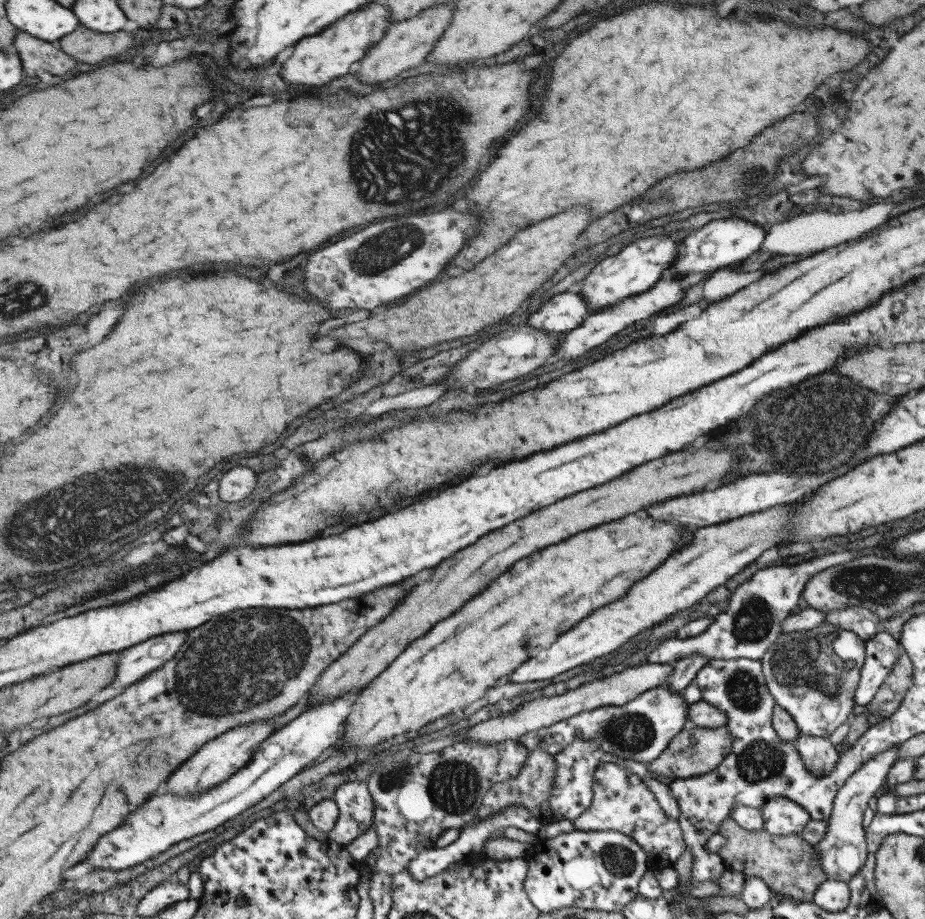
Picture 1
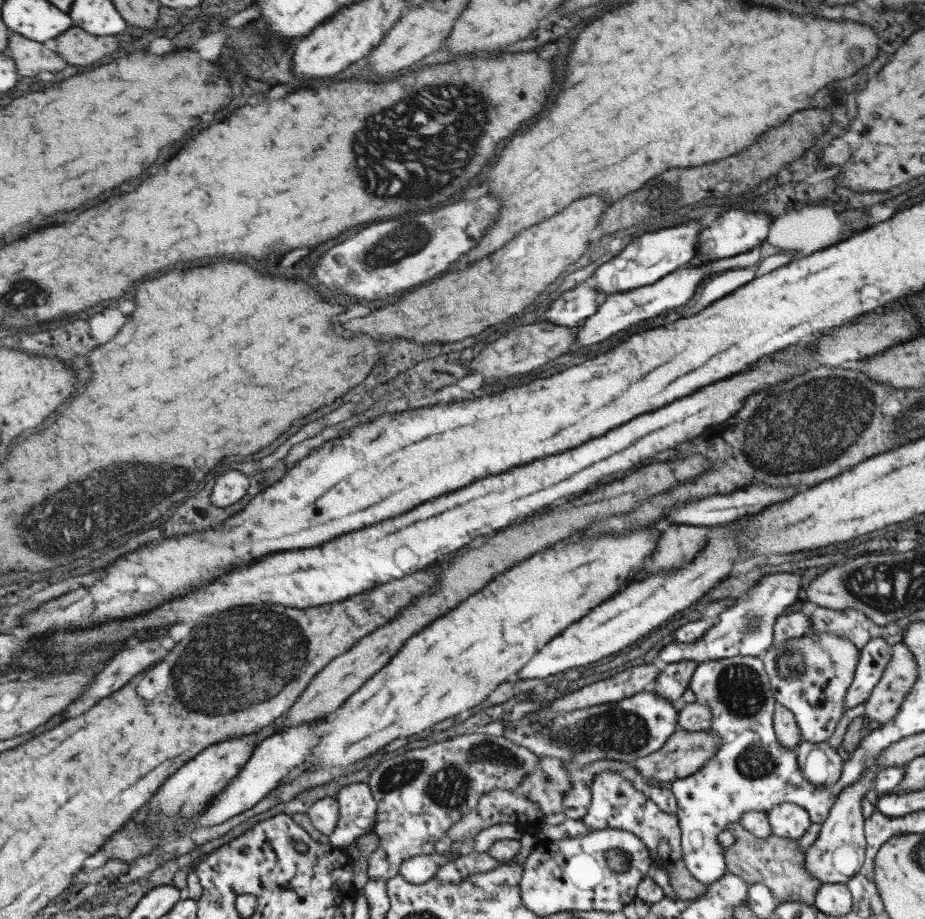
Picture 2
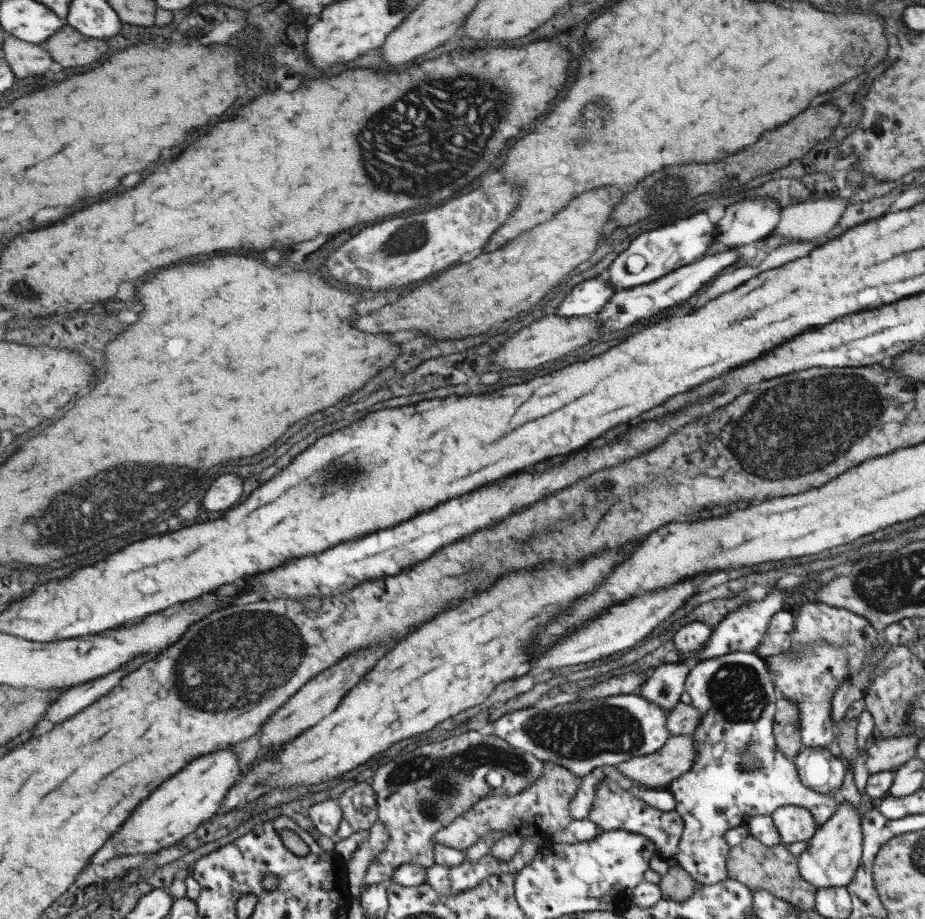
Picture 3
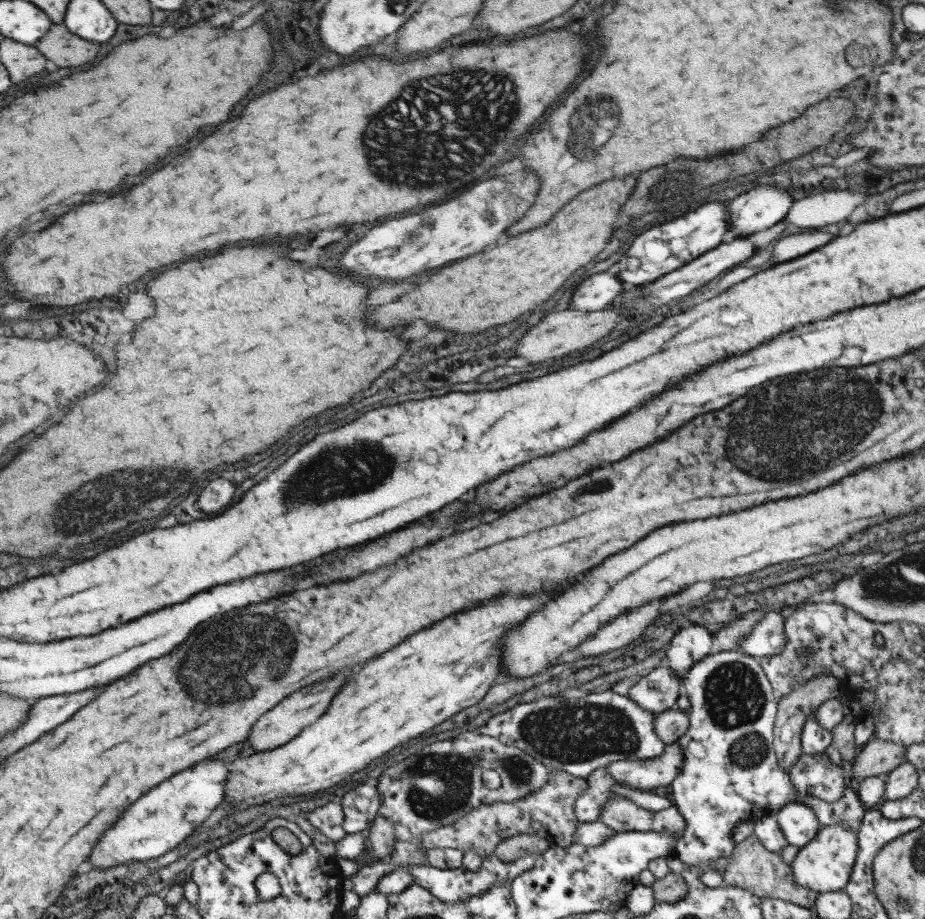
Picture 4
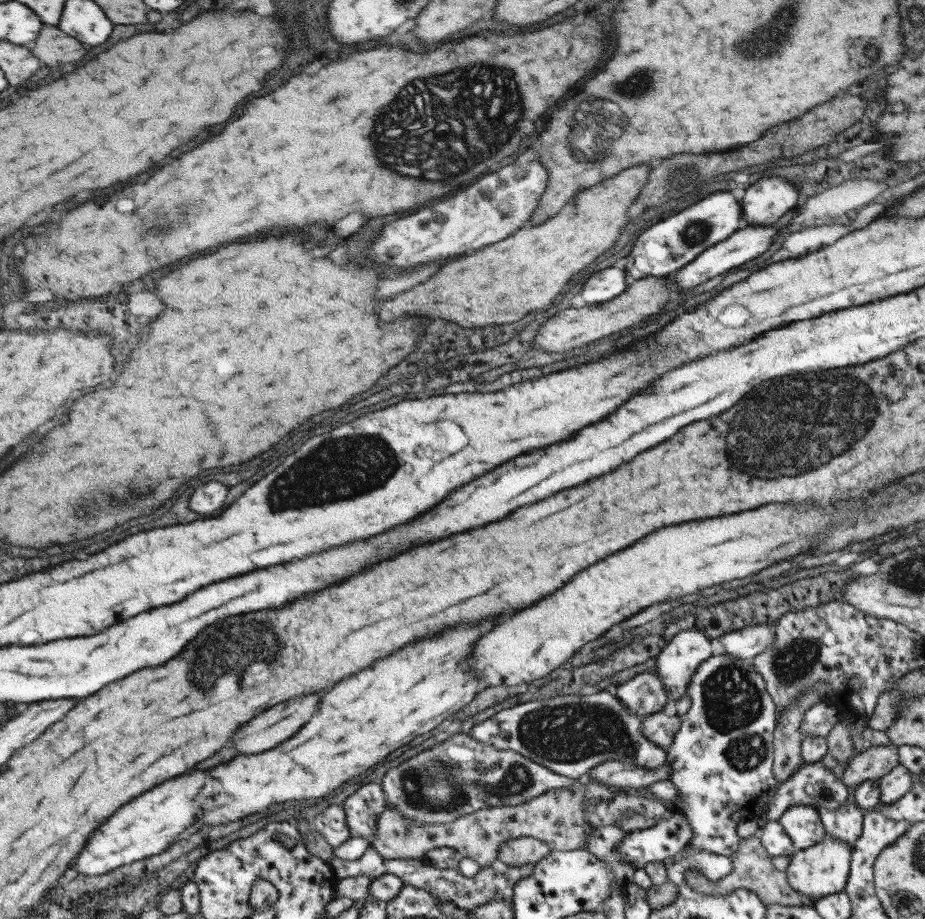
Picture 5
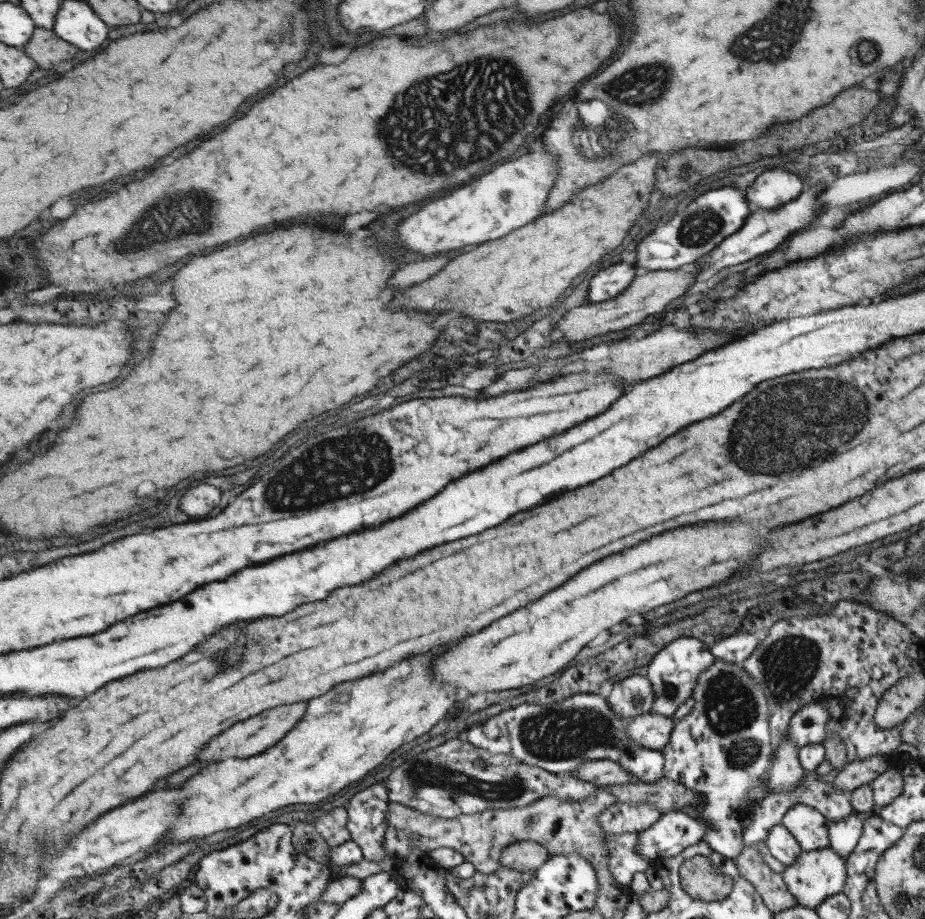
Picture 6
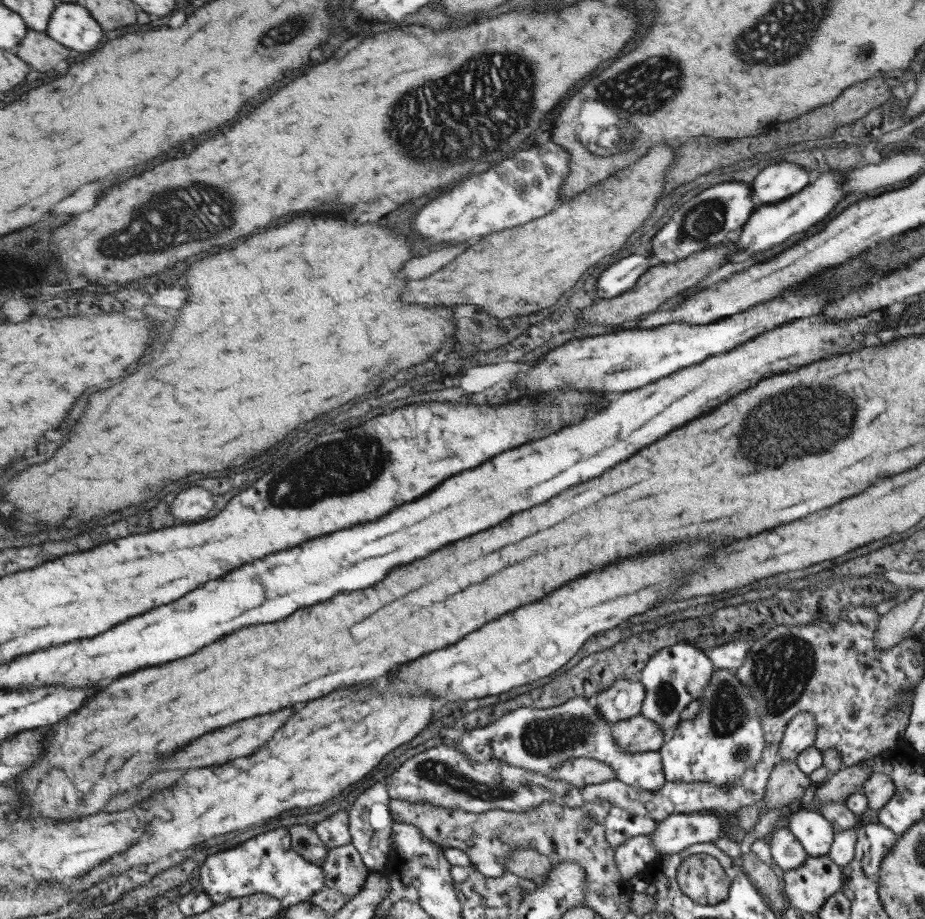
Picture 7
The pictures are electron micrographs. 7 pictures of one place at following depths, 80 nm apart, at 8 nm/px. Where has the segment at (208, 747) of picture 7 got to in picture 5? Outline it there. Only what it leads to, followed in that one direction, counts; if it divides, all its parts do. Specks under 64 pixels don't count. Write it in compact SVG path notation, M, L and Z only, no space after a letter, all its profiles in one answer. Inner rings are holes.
M325 692L307 696L307 698L299 698L299 700L289 700L285 704L272 706L267 712L262 712L257 718L249 720L245 726L240 726L232 736L231 744L234 748L234 755L251 755L265 752L265 750L273 750L276 746L283 744L285 740L289 740L291 736L295 736L303 724L307 724L313 718L313 712L317 710L321 698Z

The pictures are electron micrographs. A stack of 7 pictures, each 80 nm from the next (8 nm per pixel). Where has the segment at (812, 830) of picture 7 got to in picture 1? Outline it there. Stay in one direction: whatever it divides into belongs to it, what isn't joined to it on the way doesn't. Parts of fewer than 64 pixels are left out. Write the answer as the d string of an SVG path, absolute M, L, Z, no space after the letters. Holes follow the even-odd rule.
M782 796L765 800L759 810L764 820L763 830L768 836L800 834L805 822L810 819L808 812L800 804Z

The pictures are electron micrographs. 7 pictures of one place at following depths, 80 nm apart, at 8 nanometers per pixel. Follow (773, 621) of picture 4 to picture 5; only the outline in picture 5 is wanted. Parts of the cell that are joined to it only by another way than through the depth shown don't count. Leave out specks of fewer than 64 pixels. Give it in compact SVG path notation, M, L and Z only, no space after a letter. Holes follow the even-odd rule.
M775 624L755 625L721 635L718 640L723 645L725 655L741 660L751 660L769 648Z

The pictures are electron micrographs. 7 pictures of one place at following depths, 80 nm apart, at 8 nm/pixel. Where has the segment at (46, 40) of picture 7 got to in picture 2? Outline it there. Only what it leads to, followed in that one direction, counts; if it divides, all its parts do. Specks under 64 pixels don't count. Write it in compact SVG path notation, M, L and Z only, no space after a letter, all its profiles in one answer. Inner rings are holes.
M71 28L69 32L65 32L65 36L58 36L54 41L60 56L65 56L65 60L75 66L99 62L103 56L119 48L117 36L93 36L83 28Z

